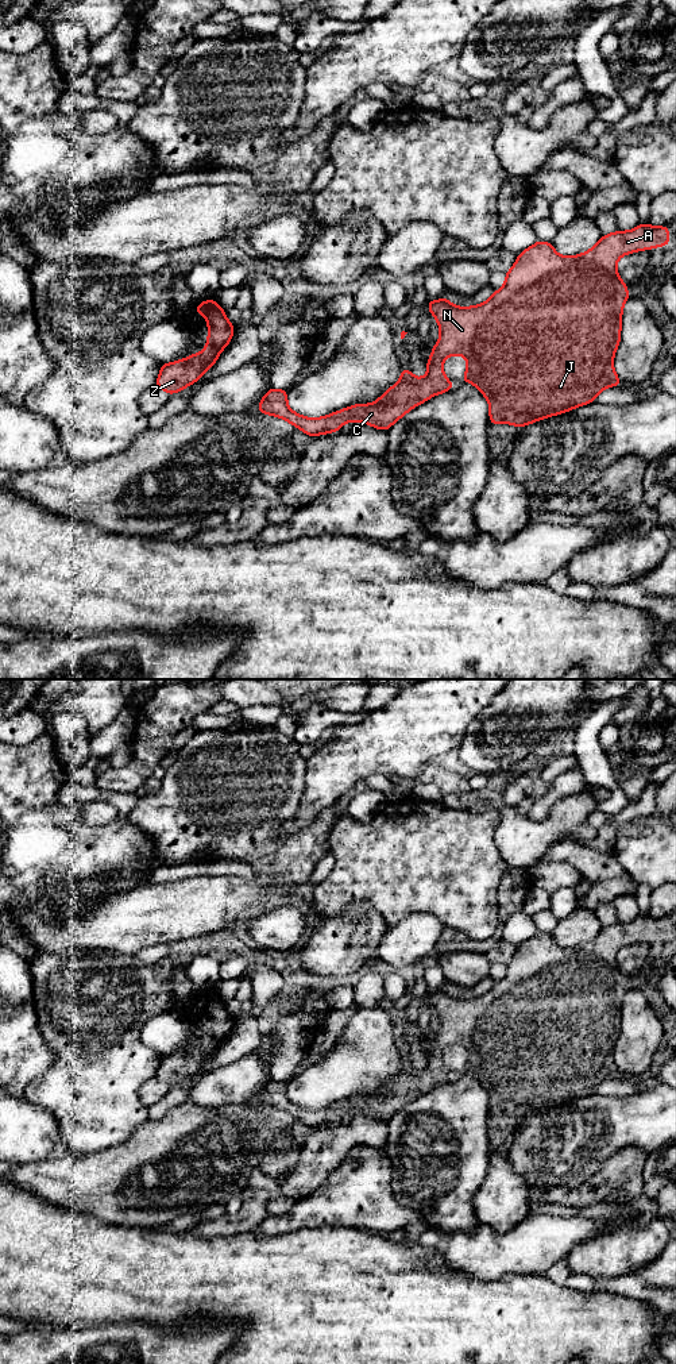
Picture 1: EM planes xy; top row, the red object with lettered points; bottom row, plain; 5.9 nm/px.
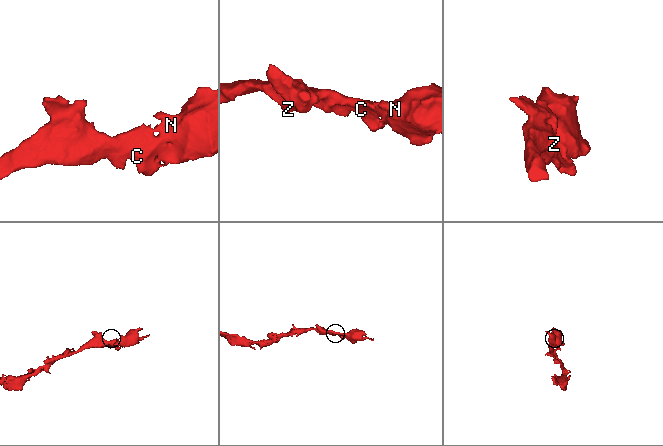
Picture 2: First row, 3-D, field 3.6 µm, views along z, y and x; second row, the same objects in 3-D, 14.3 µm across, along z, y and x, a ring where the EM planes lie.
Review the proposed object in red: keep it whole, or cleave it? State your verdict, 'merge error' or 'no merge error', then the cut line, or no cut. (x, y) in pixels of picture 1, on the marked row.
no merge error | no cut

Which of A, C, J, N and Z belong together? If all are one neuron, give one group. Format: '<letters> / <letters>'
A C J N Z

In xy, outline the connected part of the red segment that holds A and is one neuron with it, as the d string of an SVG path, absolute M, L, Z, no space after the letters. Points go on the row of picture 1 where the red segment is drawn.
M638 224L631 231L602 235L592 248L575 257L563 257L555 251L552 242L537 240L518 254L513 267L505 273L505 285L495 290L486 303L463 308L453 305L447 297L426 301L429 312L439 323L440 339L426 361L428 374L424 378L416 378L410 369L401 369L401 379L375 402L355 404L316 419L293 412L287 405L287 390L270 388L258 402L259 412L264 416L273 415L283 419L310 438L337 432L344 423L352 421L363 421L387 432L410 409L436 394L449 392L456 385L443 371L443 362L451 355L463 355L467 359L467 370L461 382L474 384L487 398L491 425L507 423L519 428L594 402L603 389L622 385L614 371L613 359L621 342L622 308L629 300L629 290L619 278L617 262L622 255L669 244L669 227L650 224Z

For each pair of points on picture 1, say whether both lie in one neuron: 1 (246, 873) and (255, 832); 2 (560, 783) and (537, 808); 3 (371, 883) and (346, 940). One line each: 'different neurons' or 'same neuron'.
1: different neurons
2: same neuron
3: different neurons

